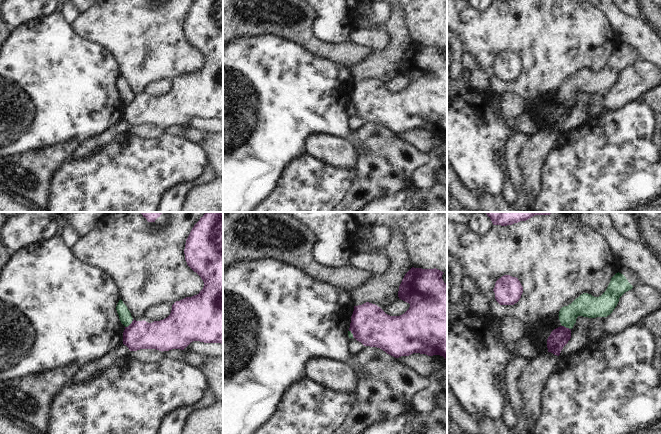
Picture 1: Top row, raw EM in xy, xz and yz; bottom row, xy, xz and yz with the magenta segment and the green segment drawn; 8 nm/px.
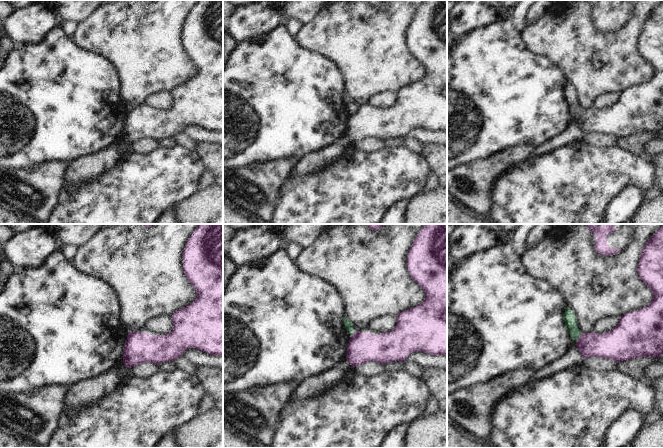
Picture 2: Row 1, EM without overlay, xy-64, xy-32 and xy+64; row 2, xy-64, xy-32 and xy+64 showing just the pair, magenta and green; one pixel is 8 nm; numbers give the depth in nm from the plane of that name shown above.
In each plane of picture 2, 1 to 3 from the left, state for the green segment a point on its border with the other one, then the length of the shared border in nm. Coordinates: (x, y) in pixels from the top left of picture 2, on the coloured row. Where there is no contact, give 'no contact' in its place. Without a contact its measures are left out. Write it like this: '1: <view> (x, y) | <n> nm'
1: no contact
2: xy-32 (353, 334) | 60 nm
3: xy+64 (580, 336) | 50 nm

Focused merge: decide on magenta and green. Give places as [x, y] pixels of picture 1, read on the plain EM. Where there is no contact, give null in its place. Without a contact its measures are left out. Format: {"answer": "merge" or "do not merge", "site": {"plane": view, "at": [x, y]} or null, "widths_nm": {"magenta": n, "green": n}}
{"answer": "do not merge", "site": {"plane": "xy", "at": [130, 100]}, "widths_nm": {"magenta": 240, "green": 100}}

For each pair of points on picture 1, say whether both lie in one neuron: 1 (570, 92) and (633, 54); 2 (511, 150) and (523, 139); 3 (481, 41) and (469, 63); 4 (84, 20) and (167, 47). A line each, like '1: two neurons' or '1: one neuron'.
1: one neuron
2: one neuron
3: two neurons
4: one neuron

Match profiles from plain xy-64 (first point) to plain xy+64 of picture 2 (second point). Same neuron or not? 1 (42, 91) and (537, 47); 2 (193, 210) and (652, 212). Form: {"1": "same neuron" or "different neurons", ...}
{"1": "different neurons", "2": "same neuron"}

